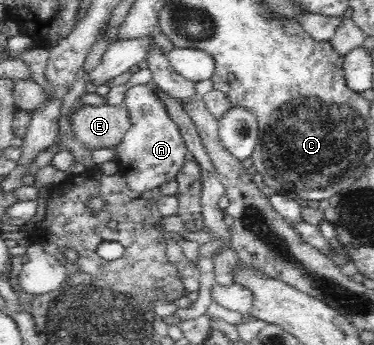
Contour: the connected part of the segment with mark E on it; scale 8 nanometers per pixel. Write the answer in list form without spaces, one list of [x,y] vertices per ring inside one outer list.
[[[126,103],[120,106],[84,105],[72,118],[72,127],[82,146],[88,150],[115,147],[132,126]]]

